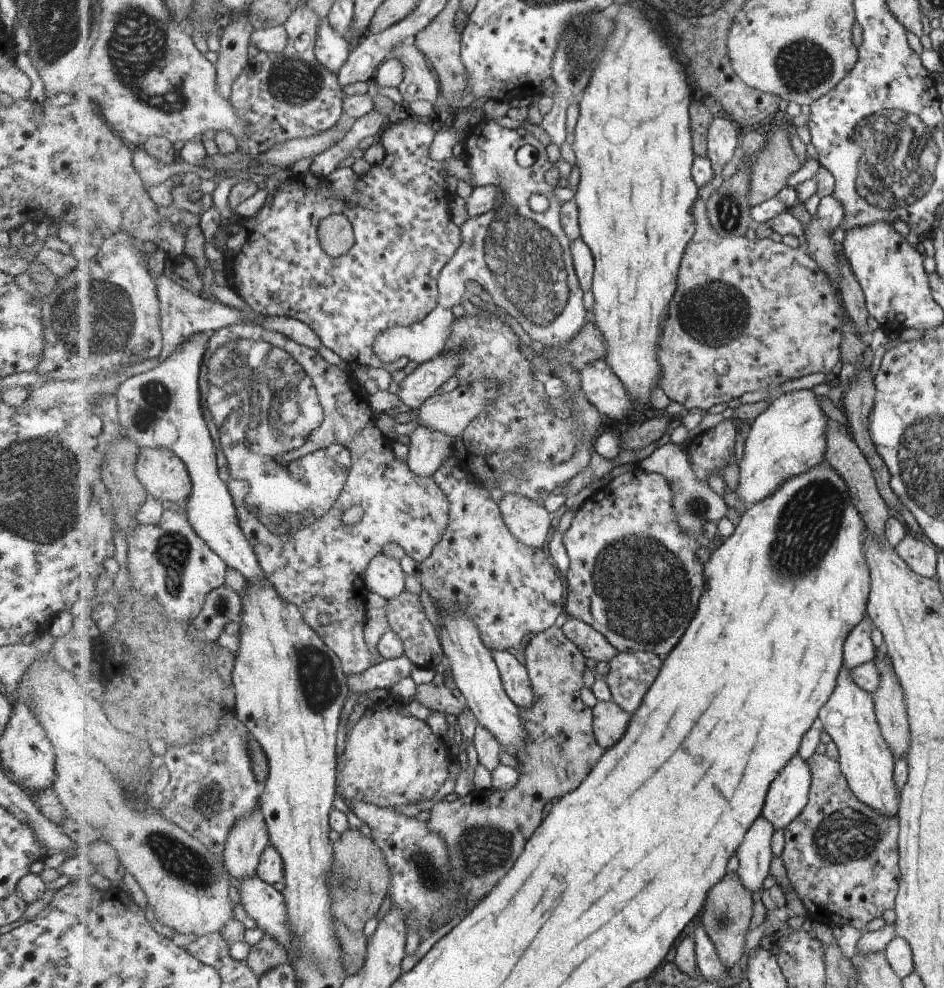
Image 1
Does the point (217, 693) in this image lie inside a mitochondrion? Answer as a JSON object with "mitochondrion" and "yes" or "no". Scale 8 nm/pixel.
{"mitochondrion":"no"}

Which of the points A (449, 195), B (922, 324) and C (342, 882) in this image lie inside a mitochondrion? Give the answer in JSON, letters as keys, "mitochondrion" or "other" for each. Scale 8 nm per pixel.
{"A":"other","B":"other","C":"mitochondrion"}

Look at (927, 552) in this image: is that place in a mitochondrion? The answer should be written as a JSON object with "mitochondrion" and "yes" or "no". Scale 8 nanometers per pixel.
{"mitochondrion":"no"}

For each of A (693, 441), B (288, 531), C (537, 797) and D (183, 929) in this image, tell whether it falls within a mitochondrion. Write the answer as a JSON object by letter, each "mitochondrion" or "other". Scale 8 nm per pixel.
{"A":"other","B":"other","C":"other","D":"other"}

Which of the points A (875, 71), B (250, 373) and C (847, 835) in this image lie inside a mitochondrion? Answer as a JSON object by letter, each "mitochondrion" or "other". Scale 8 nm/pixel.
{"A":"other","B":"mitochondrion","C":"mitochondrion"}

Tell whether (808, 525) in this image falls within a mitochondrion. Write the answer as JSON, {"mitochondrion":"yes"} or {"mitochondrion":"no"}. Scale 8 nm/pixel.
{"mitochondrion":"yes"}

